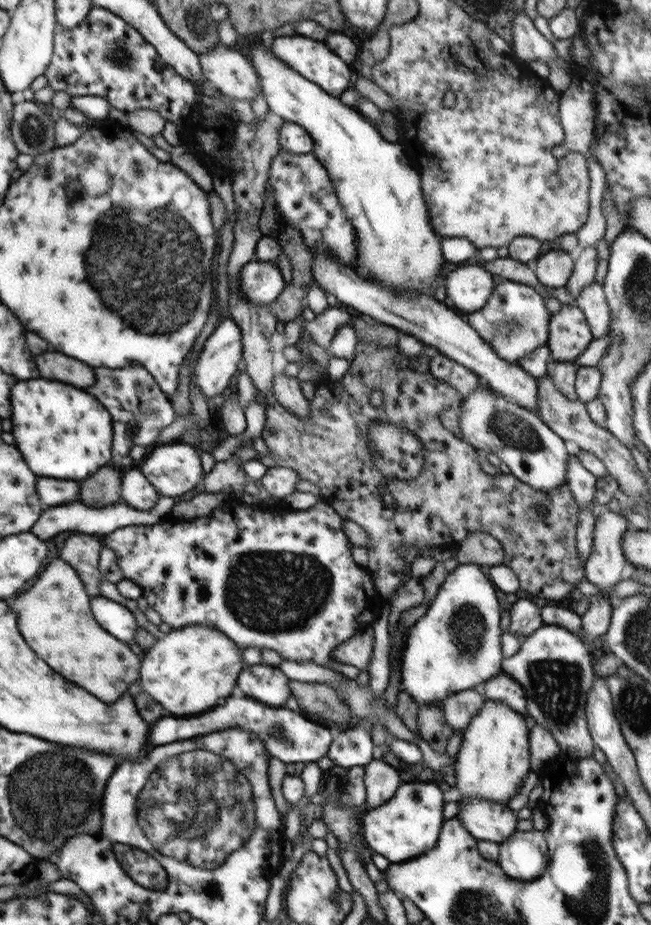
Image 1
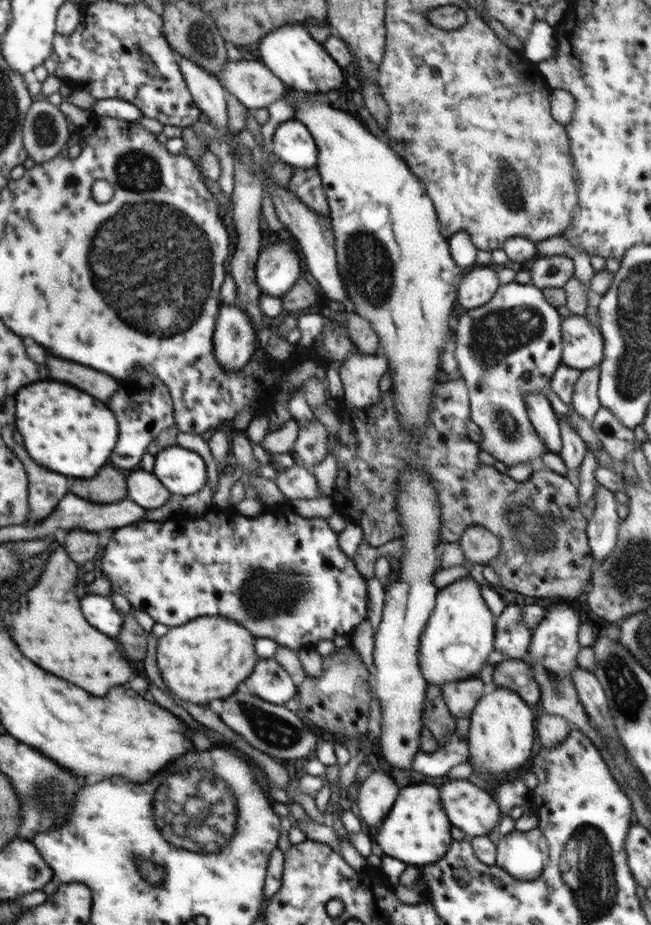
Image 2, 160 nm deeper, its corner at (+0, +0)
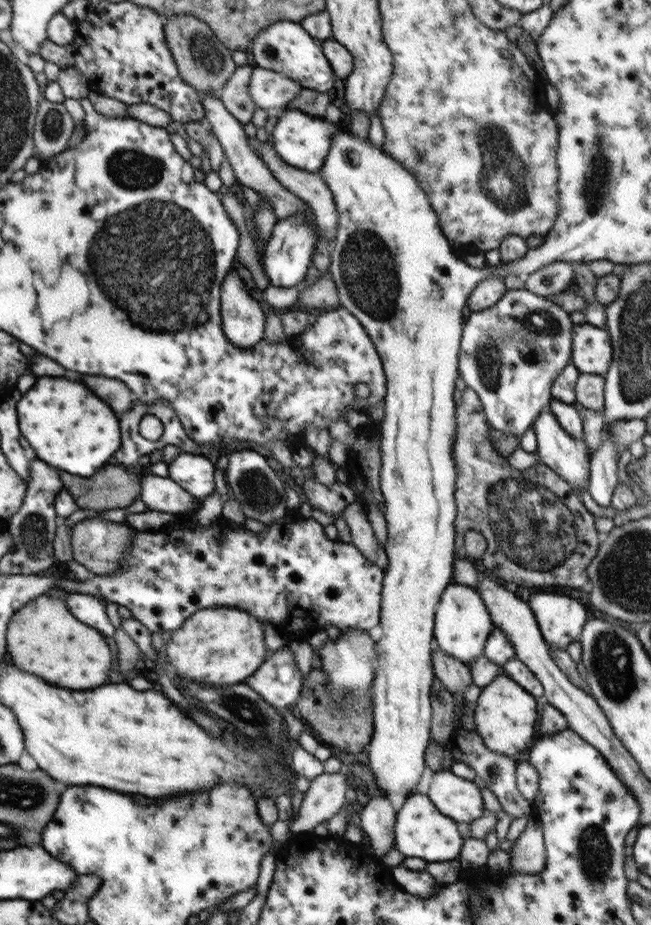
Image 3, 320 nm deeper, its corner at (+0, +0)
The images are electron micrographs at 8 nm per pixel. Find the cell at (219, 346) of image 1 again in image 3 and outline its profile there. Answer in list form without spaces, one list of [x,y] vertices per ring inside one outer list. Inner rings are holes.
[[[229,271],[222,282],[221,317],[224,336],[242,350],[254,348],[264,339],[264,310],[250,295],[247,274]]]

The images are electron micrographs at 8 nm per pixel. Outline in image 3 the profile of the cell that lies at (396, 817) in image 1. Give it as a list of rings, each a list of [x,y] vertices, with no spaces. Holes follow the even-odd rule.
[[[411,793],[396,814],[394,846],[405,858],[422,858],[426,862],[447,862],[457,859],[465,840],[454,819],[444,816],[427,794]]]

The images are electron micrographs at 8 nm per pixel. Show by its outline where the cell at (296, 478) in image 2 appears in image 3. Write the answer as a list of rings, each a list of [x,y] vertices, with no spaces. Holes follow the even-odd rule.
[[[313,479],[306,481],[297,490],[303,500],[334,519],[339,517],[348,503],[357,500],[357,492],[348,483],[336,482],[332,486],[324,486]]]

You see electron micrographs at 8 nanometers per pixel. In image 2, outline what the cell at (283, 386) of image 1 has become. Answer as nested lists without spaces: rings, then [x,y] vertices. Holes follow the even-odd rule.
[[[297,421],[299,433],[294,443],[294,453],[302,466],[312,471],[326,458],[329,436],[326,427],[320,421]]]

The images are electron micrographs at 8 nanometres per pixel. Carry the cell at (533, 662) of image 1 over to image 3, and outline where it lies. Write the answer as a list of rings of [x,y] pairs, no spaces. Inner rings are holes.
[[[533,594],[528,599],[548,645],[564,649],[578,640],[588,616],[584,605],[568,595]]]

